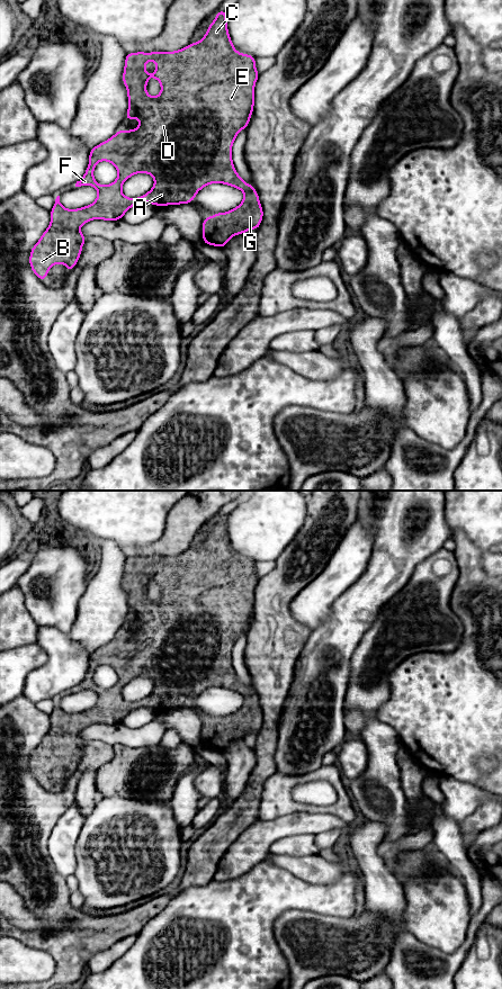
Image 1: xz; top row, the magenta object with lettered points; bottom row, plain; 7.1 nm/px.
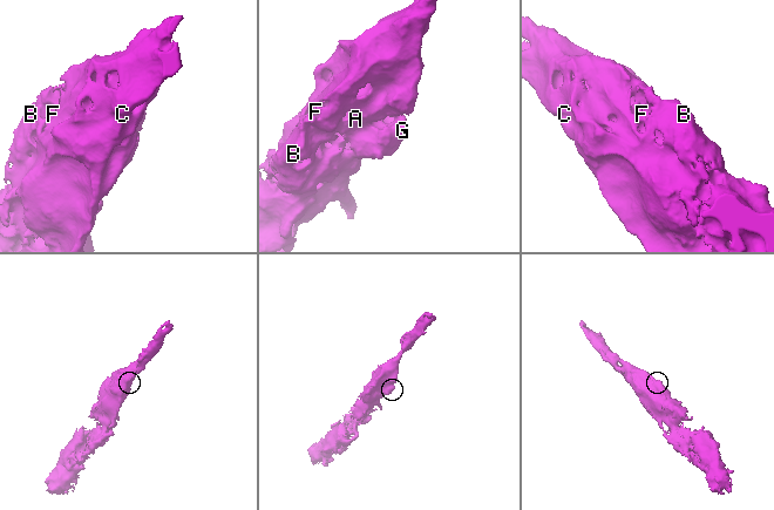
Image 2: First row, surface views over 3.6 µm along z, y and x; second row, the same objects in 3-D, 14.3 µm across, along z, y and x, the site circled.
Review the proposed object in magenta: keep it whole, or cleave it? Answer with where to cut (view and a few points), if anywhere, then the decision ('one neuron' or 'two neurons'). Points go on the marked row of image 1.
no cut | one neuron

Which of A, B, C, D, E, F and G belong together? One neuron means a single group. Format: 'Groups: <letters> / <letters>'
Groups: A B C D E F G

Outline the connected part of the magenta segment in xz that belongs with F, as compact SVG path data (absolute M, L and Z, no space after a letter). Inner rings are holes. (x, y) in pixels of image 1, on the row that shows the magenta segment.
M217 10L217 16L207 28L206 35L197 43L174 52L137 52L126 53L123 82L127 89L128 110L126 120L137 118L141 123L135 129L119 129L114 136L91 149L89 164L84 176L77 181L75 187L92 186L97 189L97 199L89 206L77 209L64 208L60 203L60 196L51 209L51 224L43 233L38 242L33 246L29 255L29 264L33 272L44 281L48 270L56 263L64 263L70 272L77 264L87 236L82 235L80 227L92 219L118 221L136 204L147 203L159 207L168 205L190 204L197 192L209 183L224 183L244 192L242 203L226 212L216 213L203 221L203 242L208 245L224 248L233 235L244 234L248 230L258 230L263 218L263 210L259 201L259 195L252 185L248 185L236 172L232 161L232 145L241 129L245 129L254 107L254 86L259 78L256 70L256 59L249 54L239 53L230 38L227 29L227 11ZM153 61L156 70L152 74L145 71L145 63ZM150 78L155 78L161 83L161 92L151 97L146 92ZM98 162L113 163L118 172L117 179L104 186L93 178L93 170ZM135 173L147 173L154 178L153 188L137 198L125 197L122 192L123 183Z

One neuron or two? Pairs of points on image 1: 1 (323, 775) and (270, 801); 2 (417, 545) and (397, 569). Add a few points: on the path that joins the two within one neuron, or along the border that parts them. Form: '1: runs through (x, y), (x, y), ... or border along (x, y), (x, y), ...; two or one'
1: runs through (310, 778), (290, 781), (284, 788); one
2: runs through (411, 550), (397, 564); one

